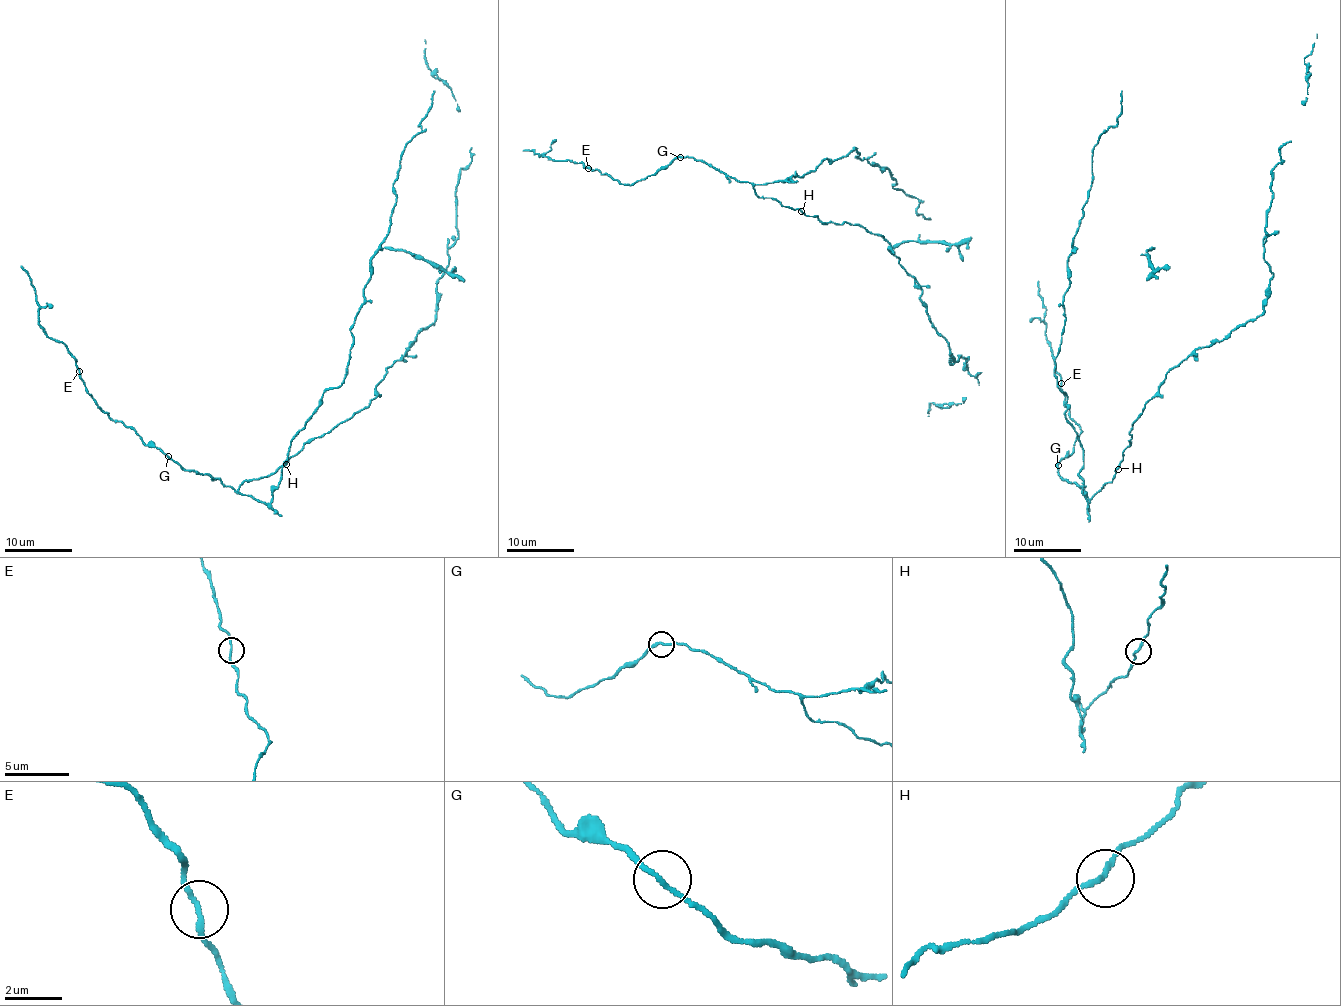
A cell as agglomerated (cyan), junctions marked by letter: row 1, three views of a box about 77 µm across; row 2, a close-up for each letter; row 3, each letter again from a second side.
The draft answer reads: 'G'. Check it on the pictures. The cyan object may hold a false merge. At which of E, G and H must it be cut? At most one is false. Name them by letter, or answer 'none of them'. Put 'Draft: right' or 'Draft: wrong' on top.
Draft: wrong
none of them

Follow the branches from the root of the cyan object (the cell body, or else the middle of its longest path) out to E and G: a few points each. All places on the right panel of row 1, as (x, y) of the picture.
E: (1118, 467), (1090, 499), (1080, 486), (1058, 475), (1057, 464), (1072, 453), (1081, 433), (1064, 404), (1062, 384)
G: (1118, 467), (1114, 477), (1090, 499), (1080, 486), (1058, 475), (1058, 465)

